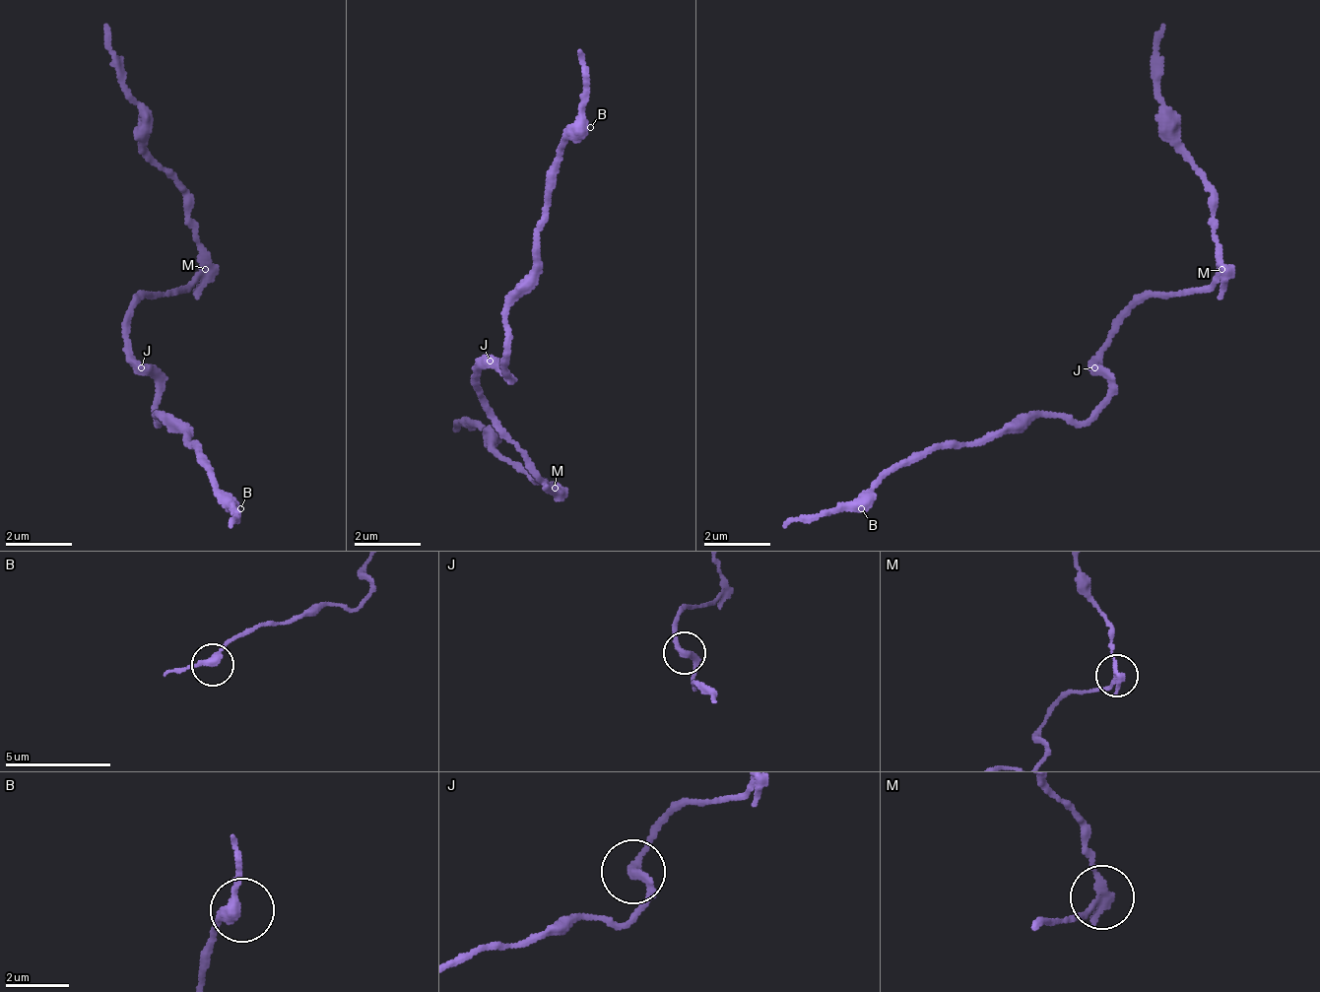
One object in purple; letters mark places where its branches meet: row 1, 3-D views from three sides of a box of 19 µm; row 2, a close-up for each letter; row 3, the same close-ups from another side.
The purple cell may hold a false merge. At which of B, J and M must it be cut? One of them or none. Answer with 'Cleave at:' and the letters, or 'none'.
Cleave at: M

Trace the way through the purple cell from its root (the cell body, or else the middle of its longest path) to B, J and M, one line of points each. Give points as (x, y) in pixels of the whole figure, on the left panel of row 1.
B: (132, 342), (132, 359), (158, 384), (158, 417), (165, 417), (199, 450), (207, 476), (240, 508)
J: (132, 342), (132, 359), (141, 367)
M: (132, 342), (132, 308), (149, 292), (182, 292), (207, 267)

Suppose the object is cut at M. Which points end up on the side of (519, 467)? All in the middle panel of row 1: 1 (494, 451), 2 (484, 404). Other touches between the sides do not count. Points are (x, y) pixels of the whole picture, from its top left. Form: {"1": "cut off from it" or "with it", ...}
{"1": "with it", "2": "cut off from it"}

